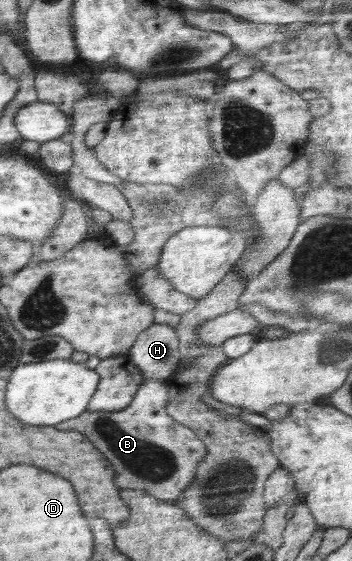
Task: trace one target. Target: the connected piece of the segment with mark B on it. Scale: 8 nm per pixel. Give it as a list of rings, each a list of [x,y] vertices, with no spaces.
[[[146,380],[138,387],[132,403],[119,412],[84,411],[76,418],[58,423],[55,427],[61,431],[81,432],[114,467],[114,483],[121,489],[146,491],[159,501],[174,503],[182,495],[182,491],[192,483],[196,475],[198,463],[206,455],[205,444],[192,429],[175,421],[165,412],[168,399],[168,384],[160,380]]]

